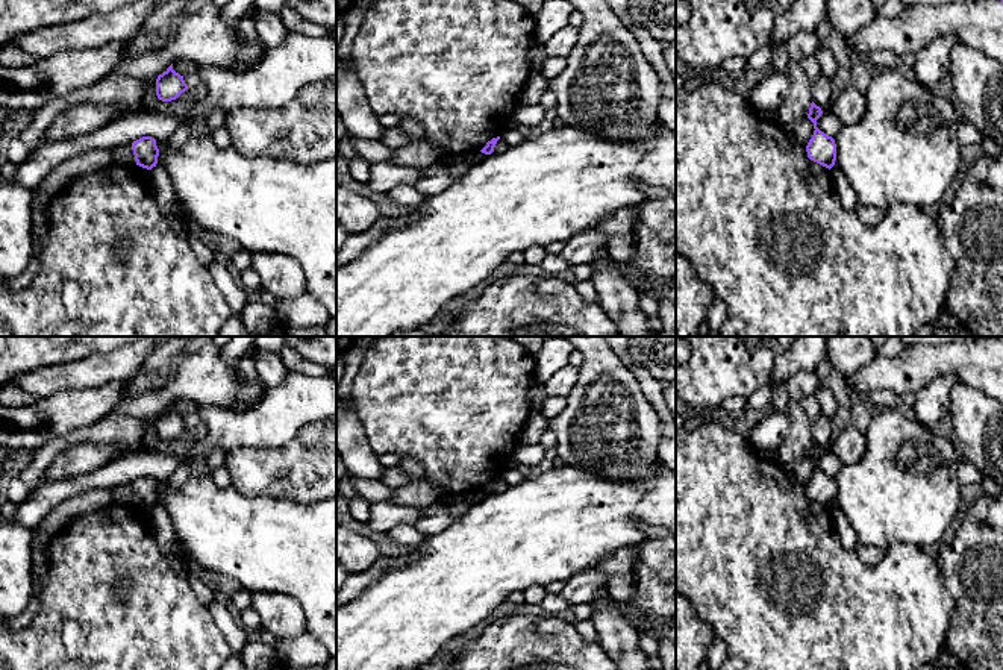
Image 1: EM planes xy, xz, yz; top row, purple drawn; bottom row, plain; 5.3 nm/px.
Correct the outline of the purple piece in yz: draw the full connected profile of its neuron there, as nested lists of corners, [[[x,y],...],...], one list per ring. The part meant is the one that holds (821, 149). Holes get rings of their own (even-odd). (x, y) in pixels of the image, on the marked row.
[[[814,102],[811,103],[808,118],[814,123],[814,135],[806,146],[808,158],[826,168],[832,168],[836,161],[835,139],[817,127],[817,120],[823,111]]]

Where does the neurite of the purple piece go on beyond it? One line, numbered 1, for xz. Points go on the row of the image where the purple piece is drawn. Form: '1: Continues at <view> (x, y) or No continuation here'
1: No continuation here

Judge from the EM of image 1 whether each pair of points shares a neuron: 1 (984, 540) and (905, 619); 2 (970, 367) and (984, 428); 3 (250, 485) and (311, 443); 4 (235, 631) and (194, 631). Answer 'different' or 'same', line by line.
1: different
2: different
3: same
4: different

